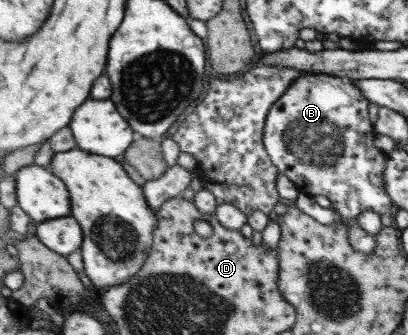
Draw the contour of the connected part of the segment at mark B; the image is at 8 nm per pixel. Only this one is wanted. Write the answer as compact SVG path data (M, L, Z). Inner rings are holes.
M311 73L311 76L301 76L291 83L273 104L266 118L266 128L262 131L262 144L266 145L274 167L287 176L298 191L311 196L325 196L337 213L338 222L347 227L348 243L361 254L372 252L375 243L374 238L357 225L357 214L365 210L373 210L379 215L388 213L392 205L383 190L385 154L374 146L375 132L368 117L368 103L347 80Z

